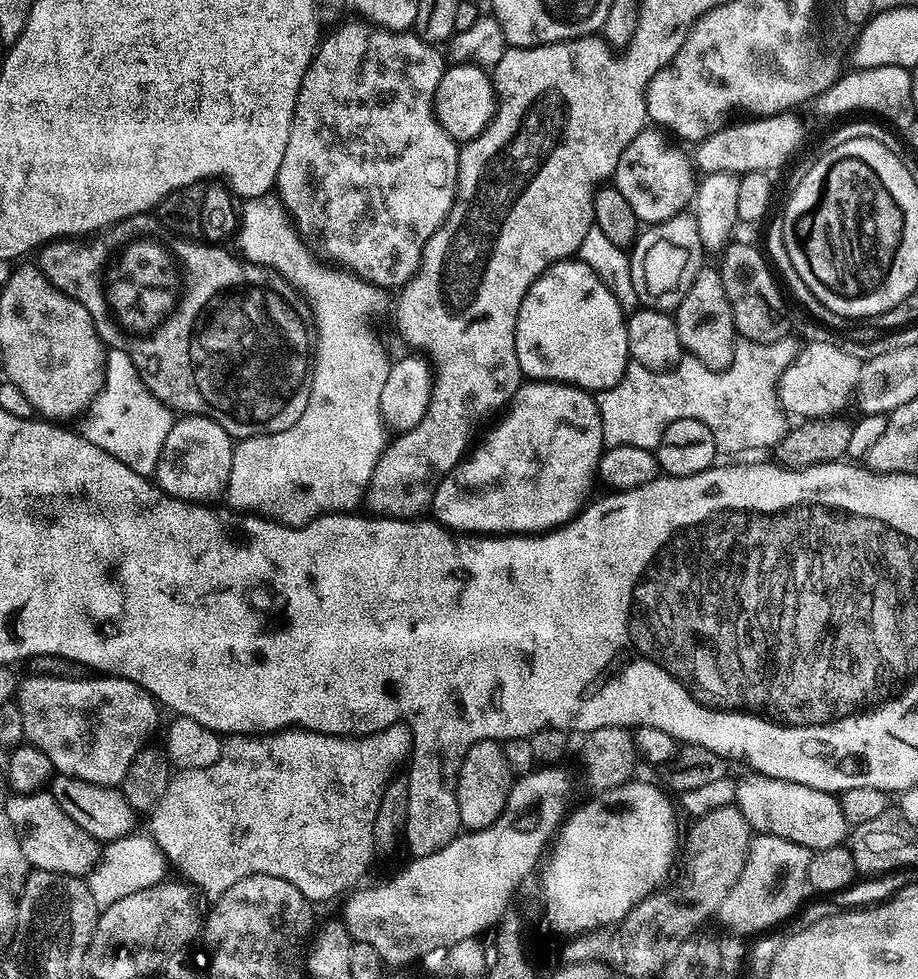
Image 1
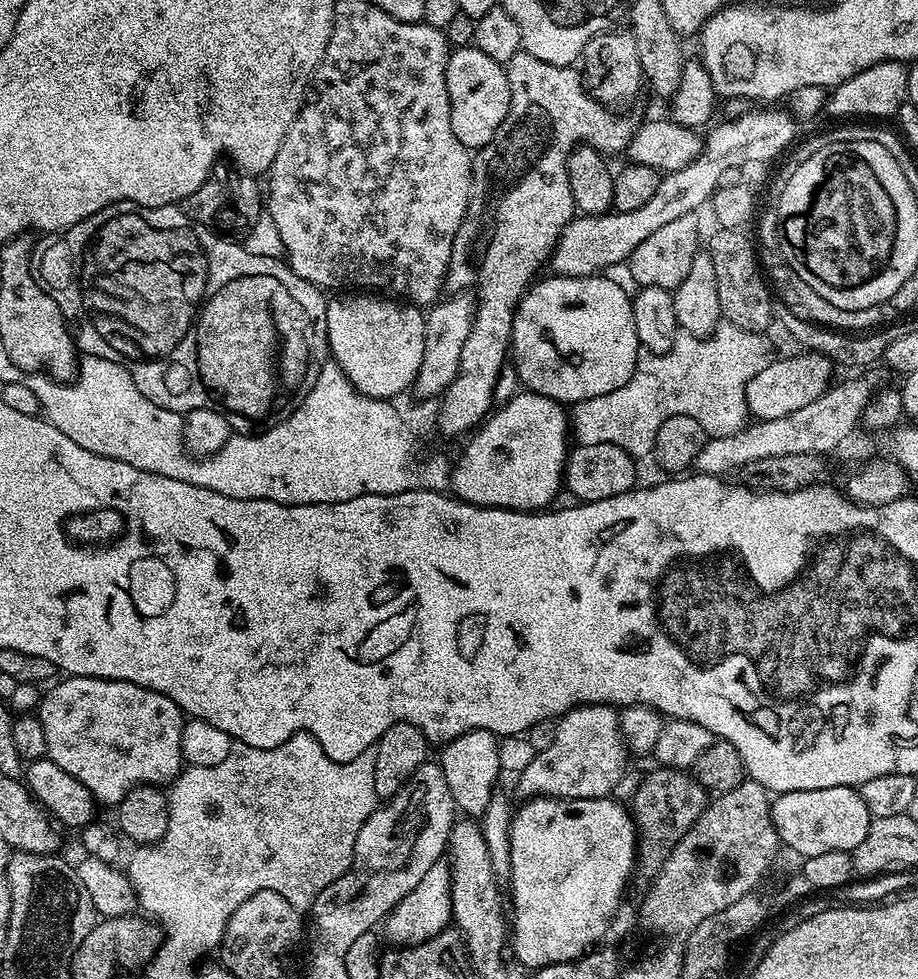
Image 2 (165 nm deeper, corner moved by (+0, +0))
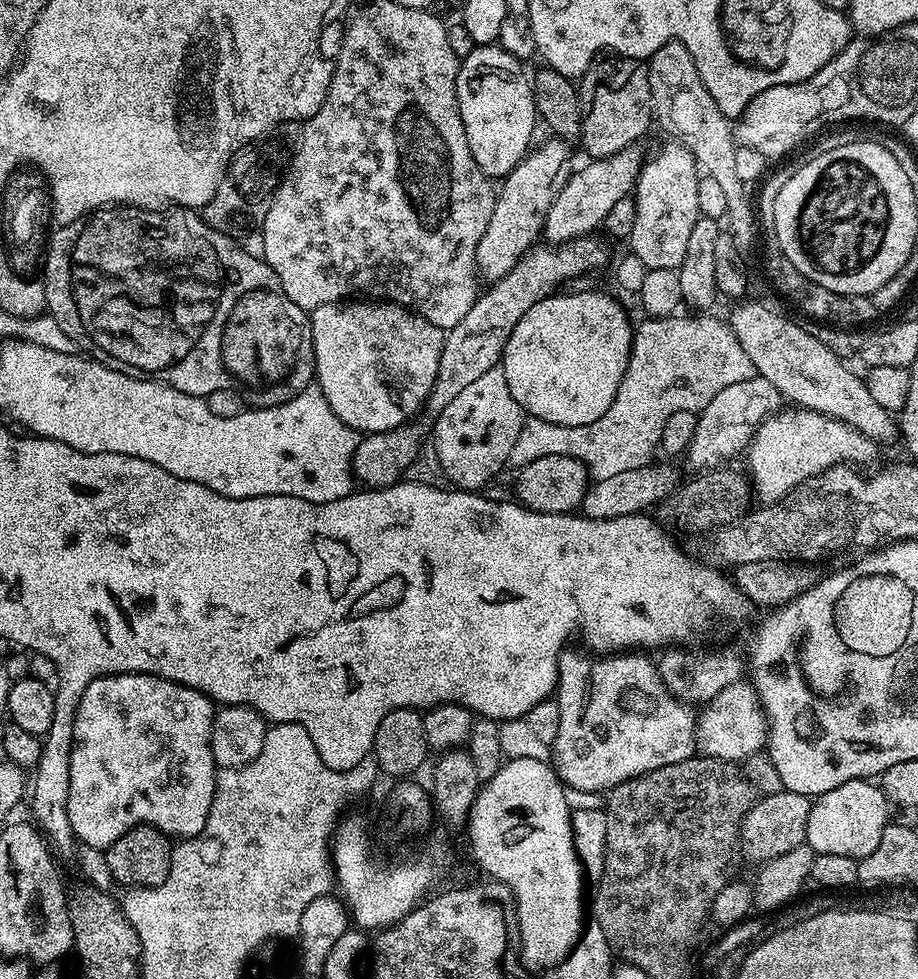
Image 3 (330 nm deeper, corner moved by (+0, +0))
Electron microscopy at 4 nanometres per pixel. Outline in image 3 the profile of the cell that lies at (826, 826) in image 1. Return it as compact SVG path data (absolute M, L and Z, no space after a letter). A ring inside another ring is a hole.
M871 779L851 780L842 782L842 786L834 786L834 790L826 790L826 794L812 800L812 809L804 827L806 844L816 854L842 854L851 860L859 862L866 854L872 853L882 838L882 830L890 823L890 805L884 797L883 790Z

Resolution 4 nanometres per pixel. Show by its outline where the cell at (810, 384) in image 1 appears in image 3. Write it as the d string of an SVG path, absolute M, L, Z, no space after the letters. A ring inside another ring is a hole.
M753 374L748 380L726 386L705 406L696 417L694 438L686 453L686 461L692 470L715 470L731 458L735 452L747 449L752 442L752 433L762 422L775 416L782 408L782 395L766 380Z

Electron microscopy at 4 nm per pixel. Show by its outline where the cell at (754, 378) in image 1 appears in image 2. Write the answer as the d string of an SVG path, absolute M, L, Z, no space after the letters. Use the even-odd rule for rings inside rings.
M721 322L710 336L701 338L687 334L677 335L669 352L641 351L634 366L634 374L630 374L630 382L626 382L626 386L618 386L618 390L610 390L610 394L602 394L598 398L582 400L571 409L570 432L575 443L610 442L614 446L622 446L622 450L626 450L634 458L648 458L652 456L658 426L662 426L666 418L674 418L674 414L686 414L694 418L709 438L729 436L742 431L750 416L748 404L744 400L744 388L750 378L758 374L758 370L770 363L767 338L767 335L759 332L751 333L750 330Z

